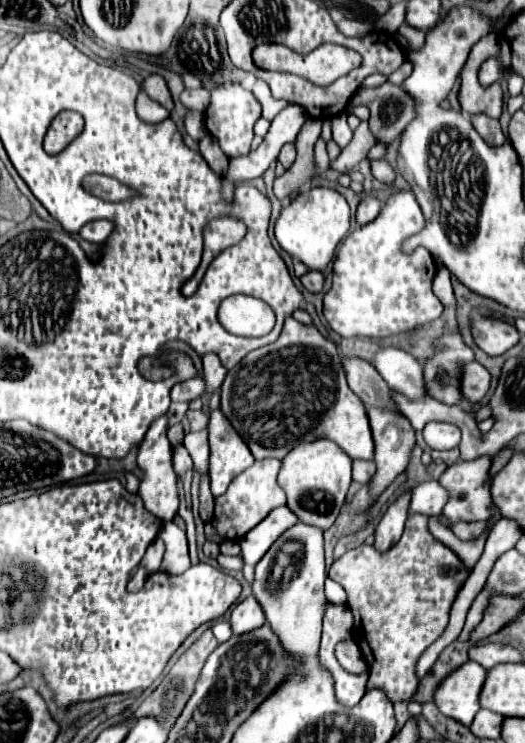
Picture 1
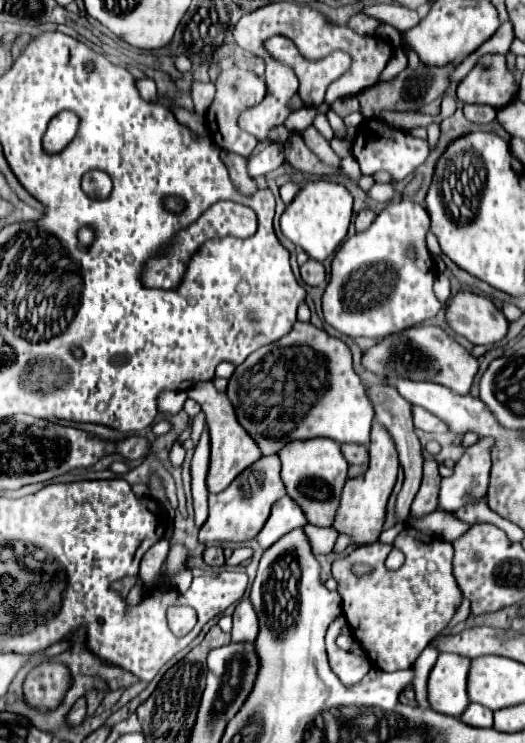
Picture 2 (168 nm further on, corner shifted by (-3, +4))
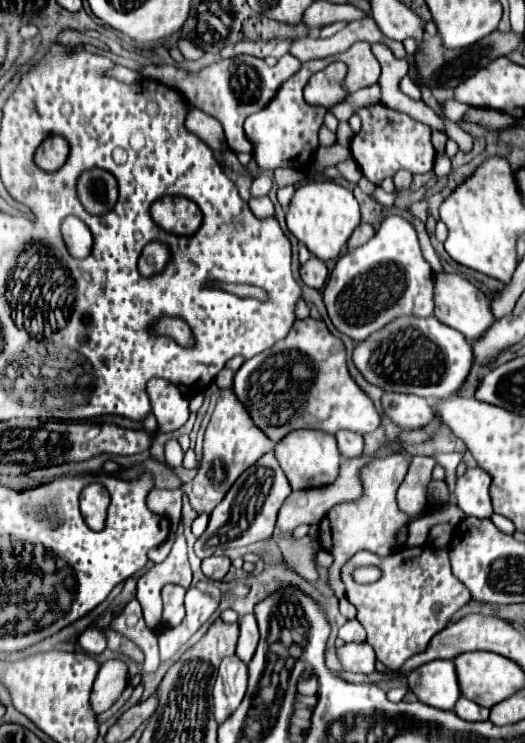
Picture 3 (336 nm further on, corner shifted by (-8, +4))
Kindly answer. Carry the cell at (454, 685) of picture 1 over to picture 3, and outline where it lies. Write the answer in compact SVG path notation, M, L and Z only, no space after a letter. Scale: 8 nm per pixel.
M431 661L409 673L411 691L425 705L451 711L461 697L457 671L453 661Z

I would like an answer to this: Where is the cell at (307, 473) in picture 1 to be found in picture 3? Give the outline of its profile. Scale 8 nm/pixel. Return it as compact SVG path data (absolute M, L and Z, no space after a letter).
M309 429L293 431L293 433L289 433L289 437L285 437L285 441L279 441L275 445L275 457L281 465L281 469L285 471L293 491L325 487L325 485L331 485L339 477L341 453L337 449L335 435L317 433L317 431L309 431Z

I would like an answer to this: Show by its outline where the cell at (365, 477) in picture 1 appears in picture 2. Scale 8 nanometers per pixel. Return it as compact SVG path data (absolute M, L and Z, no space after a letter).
M342 443L342 455L346 457L346 461L350 465L360 465L360 463L366 463L368 461L368 449L364 445L348 445L348 443Z

